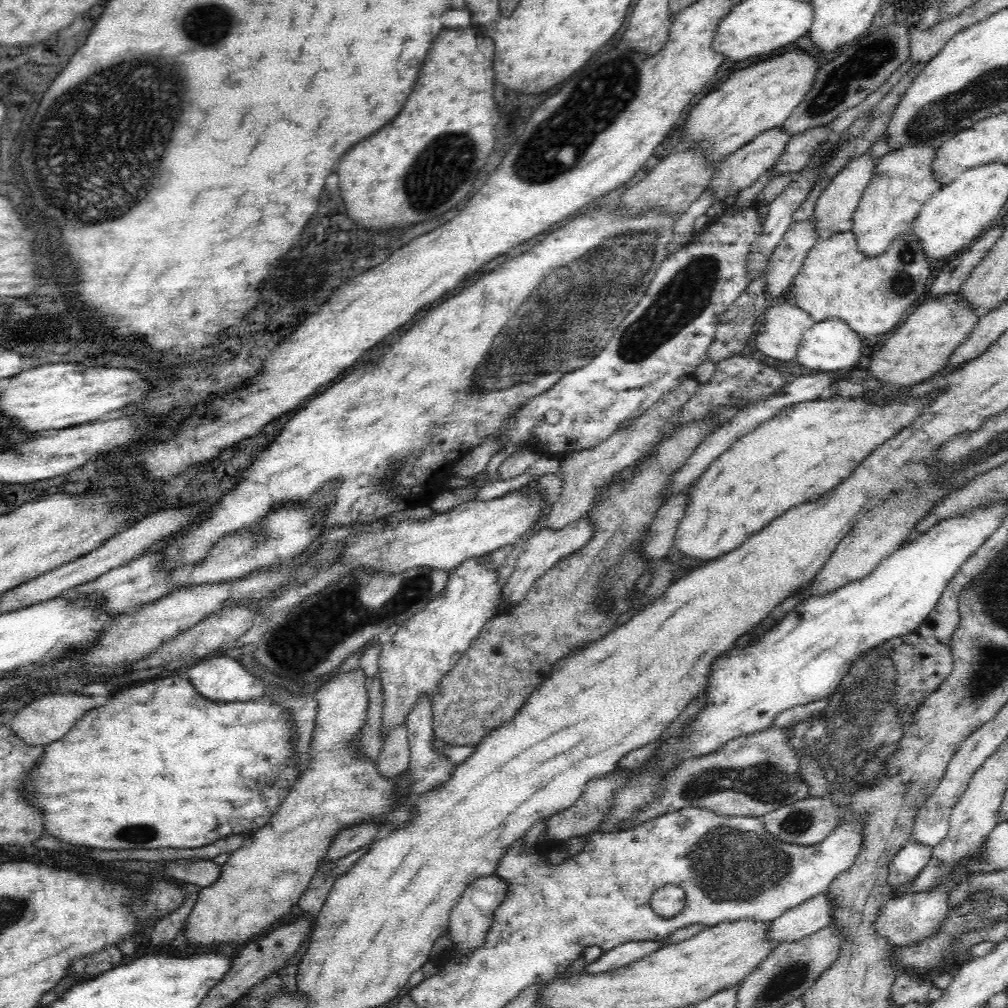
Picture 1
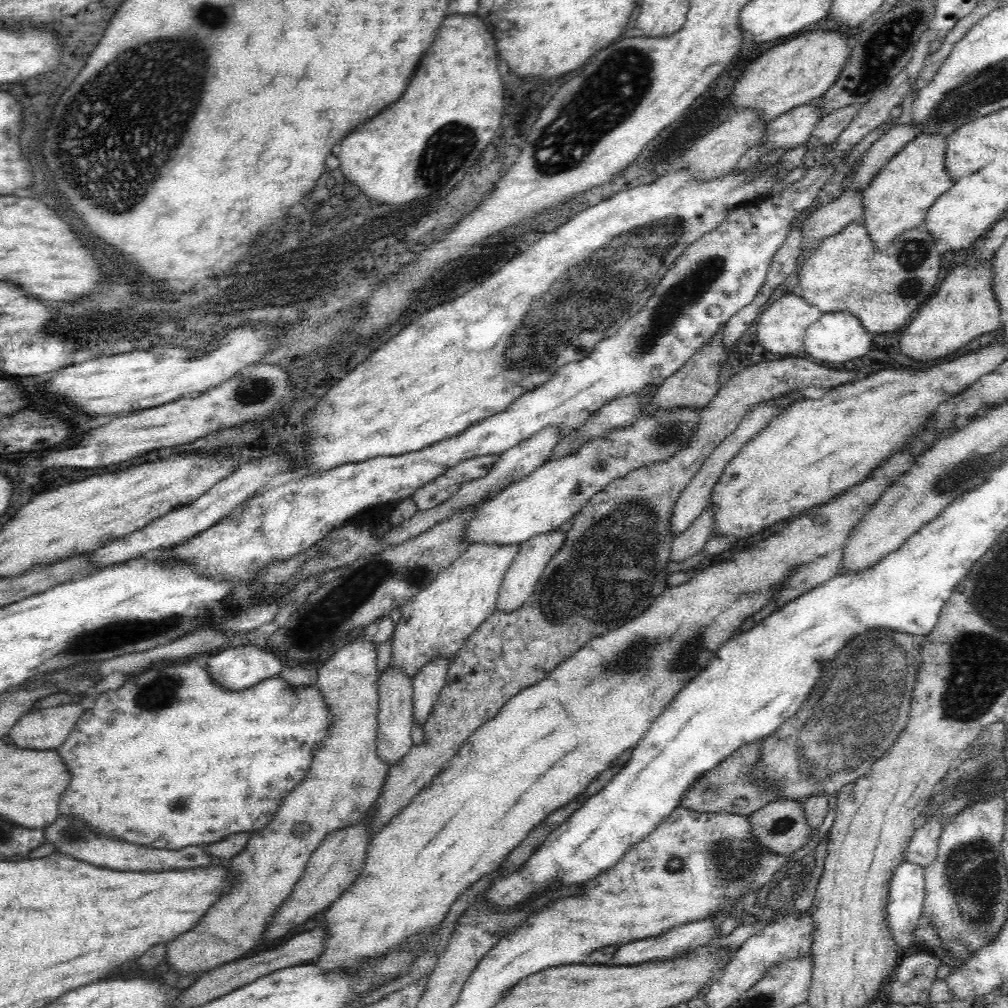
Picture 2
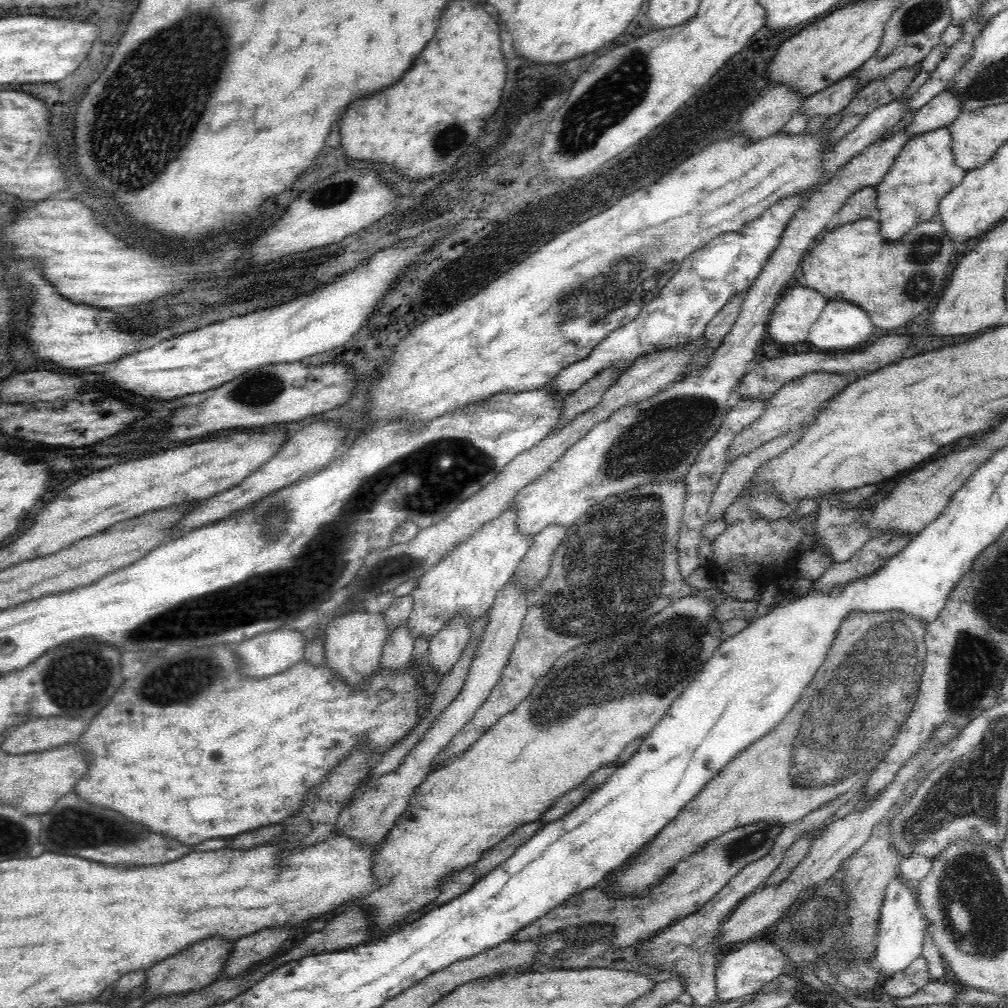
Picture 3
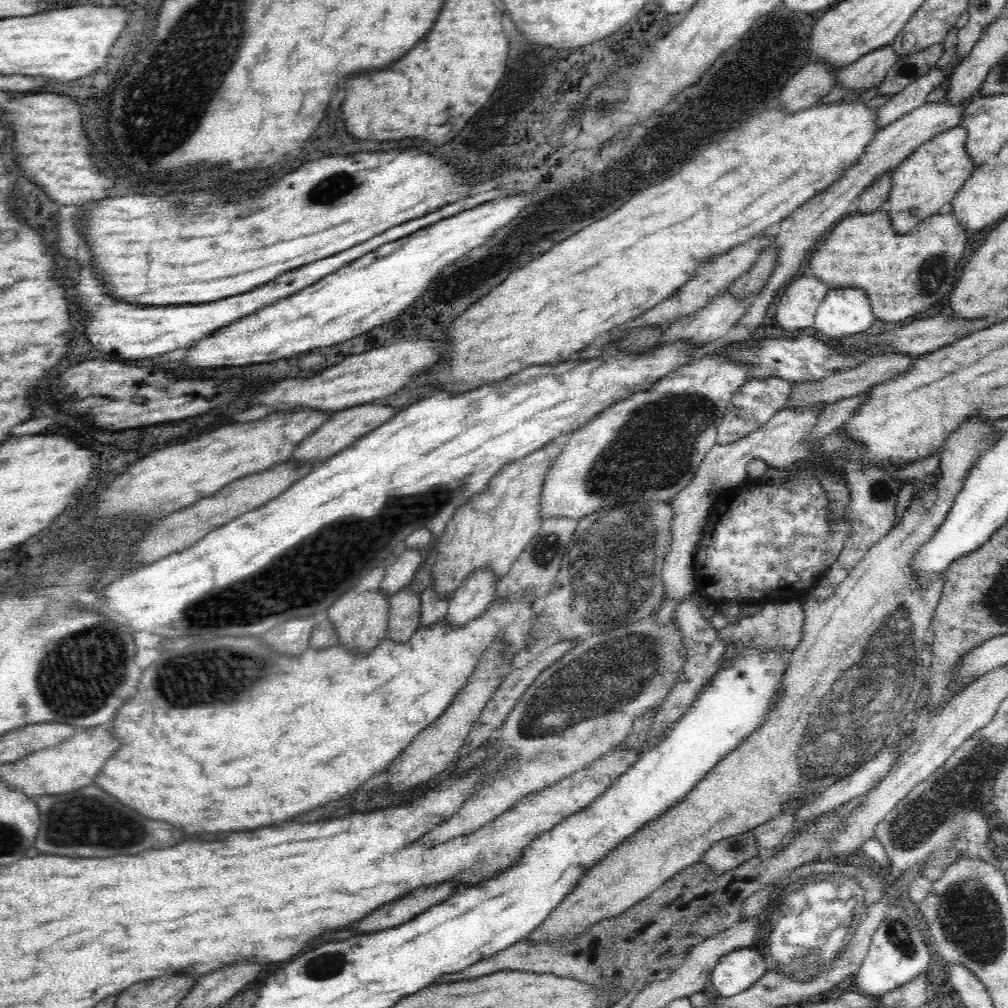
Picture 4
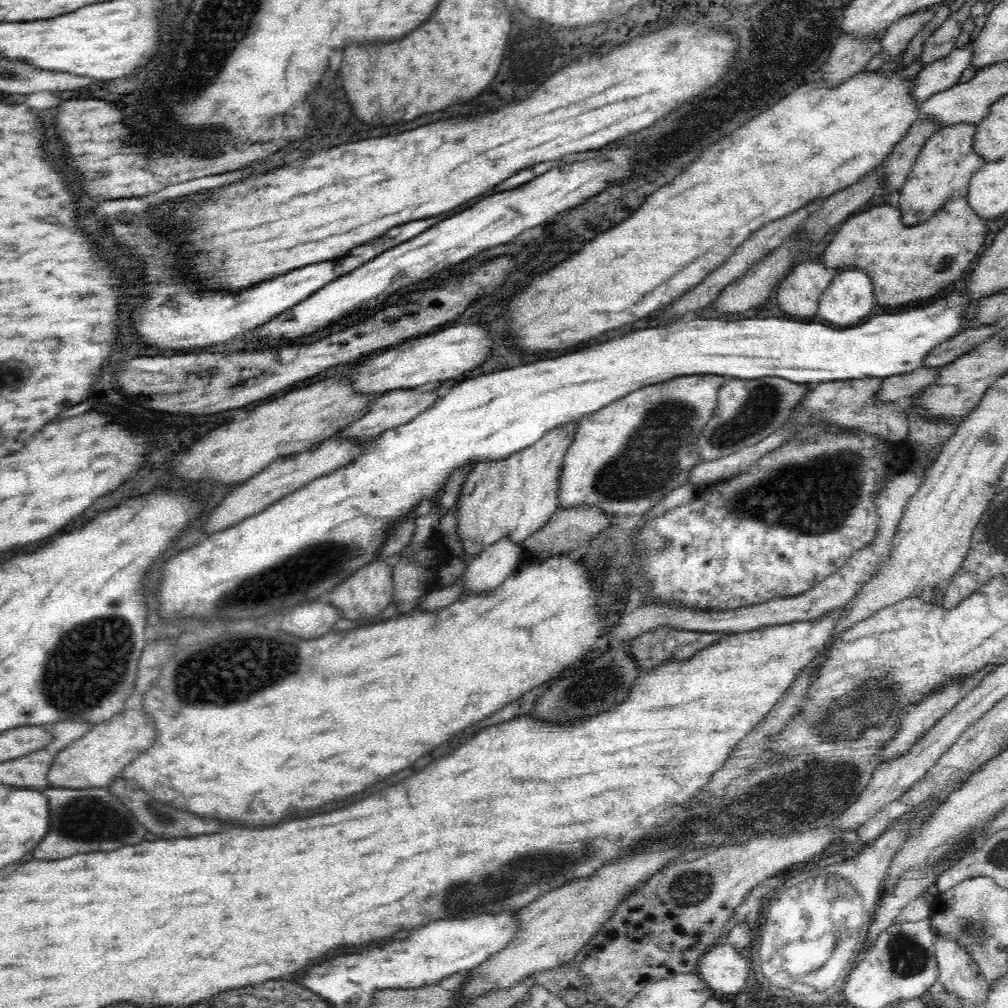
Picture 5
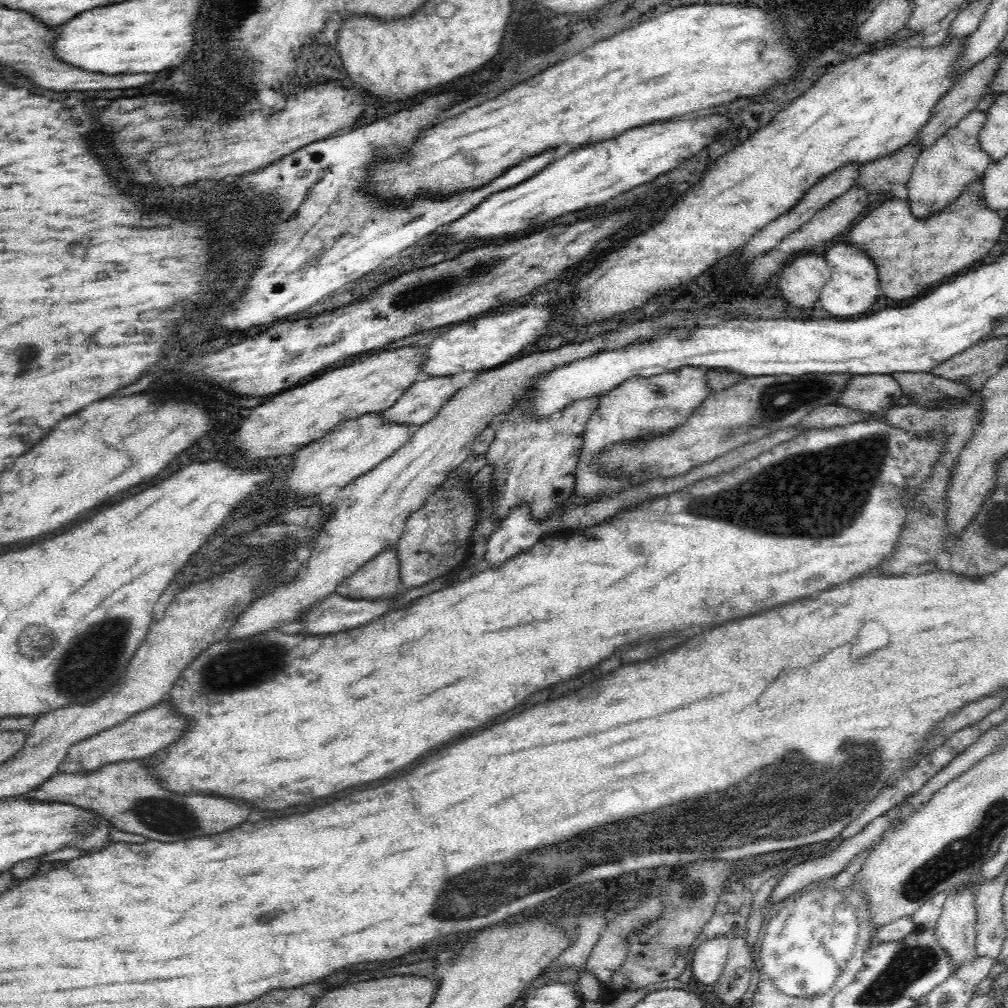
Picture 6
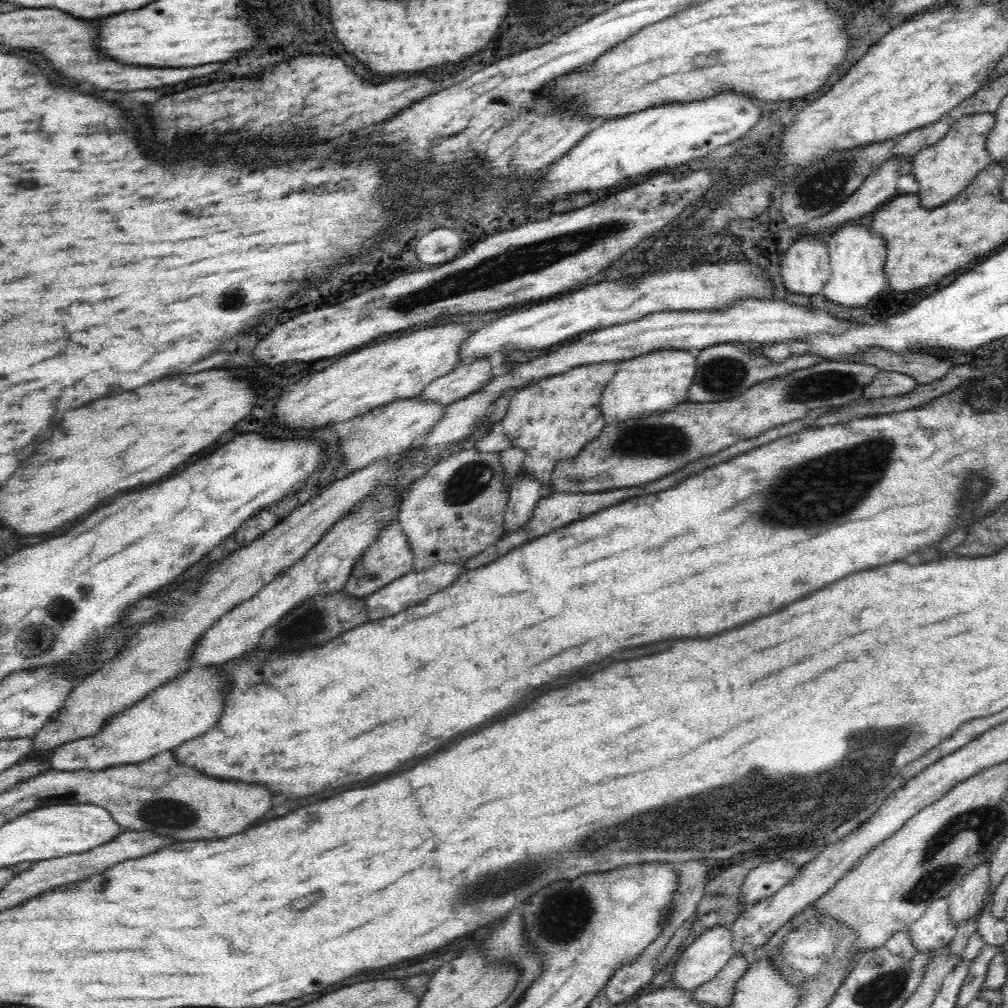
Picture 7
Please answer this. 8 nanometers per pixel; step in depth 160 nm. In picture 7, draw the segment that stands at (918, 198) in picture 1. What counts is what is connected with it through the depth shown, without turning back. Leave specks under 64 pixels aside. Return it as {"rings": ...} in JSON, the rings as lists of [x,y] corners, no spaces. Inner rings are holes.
{"rings":[[[992,112],[964,115],[952,125],[944,138],[915,155],[912,175],[920,185],[918,194],[922,208],[930,210],[946,204],[948,200],[964,192],[966,186],[970,186],[970,182],[978,176],[978,172],[990,164],[986,141],[995,124],[996,117]]]}

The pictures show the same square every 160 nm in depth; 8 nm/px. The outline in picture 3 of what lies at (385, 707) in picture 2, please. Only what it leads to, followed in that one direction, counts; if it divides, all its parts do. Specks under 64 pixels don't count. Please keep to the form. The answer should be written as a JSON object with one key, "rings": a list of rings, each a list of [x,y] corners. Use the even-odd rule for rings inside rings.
{"rings":[[[407,618],[400,627],[389,632],[384,644],[380,665],[388,671],[402,671],[411,662],[416,639],[410,633]]]}

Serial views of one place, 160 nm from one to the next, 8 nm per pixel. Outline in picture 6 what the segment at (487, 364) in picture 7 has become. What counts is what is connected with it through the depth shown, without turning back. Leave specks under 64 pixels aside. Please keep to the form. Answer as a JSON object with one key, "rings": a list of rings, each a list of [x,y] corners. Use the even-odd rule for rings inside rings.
{"rings":[[[440,376],[415,382],[388,410],[383,411],[383,418],[412,427],[432,420],[460,390],[452,381],[453,376]]]}

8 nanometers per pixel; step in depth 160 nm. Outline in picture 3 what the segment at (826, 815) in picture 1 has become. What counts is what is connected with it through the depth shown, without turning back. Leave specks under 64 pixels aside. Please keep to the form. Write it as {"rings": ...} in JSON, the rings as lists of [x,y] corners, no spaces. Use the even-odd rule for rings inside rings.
{"rings":[[[757,822],[725,832],[719,838],[705,844],[686,860],[678,863],[658,886],[652,887],[645,895],[612,902],[612,898],[606,897],[598,887],[584,889],[582,893],[564,901],[556,907],[556,910],[549,911],[545,917],[536,919],[516,934],[512,934],[511,940],[531,940],[544,936],[544,930],[566,930],[566,928],[576,928],[582,924],[599,923],[602,926],[612,927],[614,937],[613,943],[609,945],[624,948],[636,944],[640,940],[649,938],[650,934],[662,926],[668,926],[674,919],[688,917],[704,907],[745,866],[760,860],[762,856],[770,852],[774,838],[780,832],[780,827],[784,826]]]}

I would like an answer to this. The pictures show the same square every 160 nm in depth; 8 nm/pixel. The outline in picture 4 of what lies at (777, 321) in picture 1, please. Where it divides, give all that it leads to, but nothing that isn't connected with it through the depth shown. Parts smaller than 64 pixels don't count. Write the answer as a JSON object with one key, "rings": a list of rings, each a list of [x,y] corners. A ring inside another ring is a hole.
{"rings":[[[803,275],[788,284],[776,307],[776,320],[783,330],[800,330],[814,324],[820,302],[829,290],[824,282]]]}

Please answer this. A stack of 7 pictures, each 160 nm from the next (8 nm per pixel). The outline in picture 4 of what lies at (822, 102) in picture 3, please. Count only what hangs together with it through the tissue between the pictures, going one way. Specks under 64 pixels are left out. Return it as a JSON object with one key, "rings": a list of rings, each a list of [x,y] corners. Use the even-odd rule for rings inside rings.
{"rings":[[[893,43],[864,54],[859,60],[844,67],[837,76],[837,85],[848,90],[865,90],[881,83],[887,72],[898,62]]]}

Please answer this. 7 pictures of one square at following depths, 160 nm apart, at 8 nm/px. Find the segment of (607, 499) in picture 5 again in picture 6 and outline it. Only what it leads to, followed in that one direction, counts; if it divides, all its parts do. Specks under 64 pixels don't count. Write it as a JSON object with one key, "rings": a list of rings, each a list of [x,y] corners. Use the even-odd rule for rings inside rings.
{"rings":[[[680,366],[679,370],[656,374],[656,376],[636,376],[628,378],[619,386],[608,390],[599,400],[596,410],[590,415],[584,429],[584,443],[577,460],[575,494],[592,497],[596,494],[622,492],[630,489],[631,484],[624,477],[608,477],[596,471],[595,457],[616,443],[626,443],[635,439],[656,437],[668,433],[679,426],[692,414],[708,396],[704,369],[697,366]]]}

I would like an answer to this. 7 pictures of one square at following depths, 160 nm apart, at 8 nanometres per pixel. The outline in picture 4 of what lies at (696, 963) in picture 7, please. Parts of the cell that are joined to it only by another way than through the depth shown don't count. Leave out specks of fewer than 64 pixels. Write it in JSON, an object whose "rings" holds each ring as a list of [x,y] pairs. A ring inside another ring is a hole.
{"rings":[[[749,946],[736,948],[736,950],[722,955],[717,960],[716,966],[710,972],[708,986],[713,986],[714,991],[717,990],[719,996],[732,997],[748,989],[748,986],[752,986],[764,973],[764,960],[762,959],[762,955],[756,954],[754,949]]]}

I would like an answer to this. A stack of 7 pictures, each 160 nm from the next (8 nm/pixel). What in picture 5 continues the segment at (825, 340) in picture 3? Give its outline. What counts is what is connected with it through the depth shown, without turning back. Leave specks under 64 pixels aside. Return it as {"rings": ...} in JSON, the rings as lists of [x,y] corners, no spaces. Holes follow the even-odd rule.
{"rings":[[[848,266],[846,270],[840,270],[833,277],[828,289],[824,290],[819,298],[817,313],[830,326],[856,326],[862,322],[858,318],[866,318],[870,310],[876,306],[876,298],[872,294],[872,282],[868,282],[868,274],[854,274],[850,272],[850,268],[858,270],[857,266]]]}

